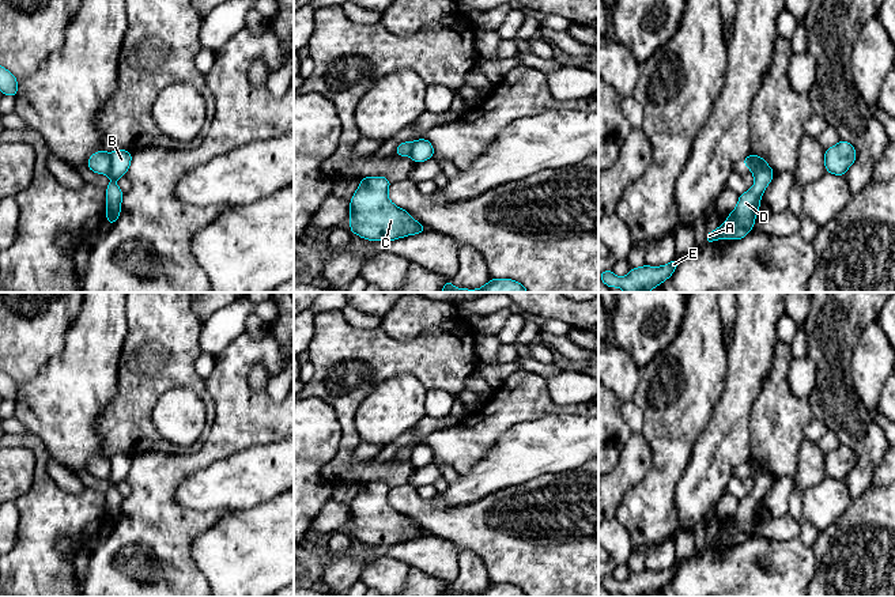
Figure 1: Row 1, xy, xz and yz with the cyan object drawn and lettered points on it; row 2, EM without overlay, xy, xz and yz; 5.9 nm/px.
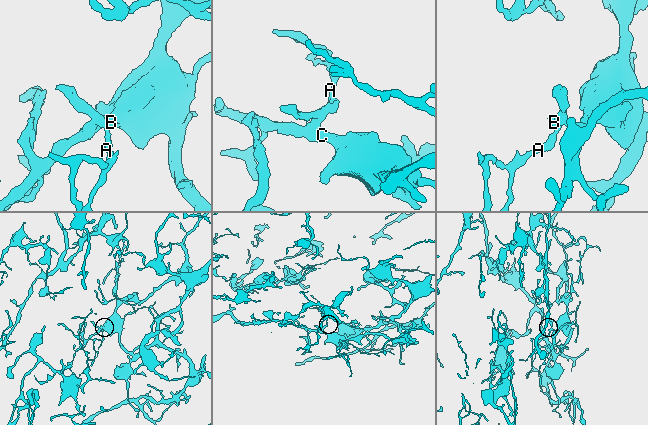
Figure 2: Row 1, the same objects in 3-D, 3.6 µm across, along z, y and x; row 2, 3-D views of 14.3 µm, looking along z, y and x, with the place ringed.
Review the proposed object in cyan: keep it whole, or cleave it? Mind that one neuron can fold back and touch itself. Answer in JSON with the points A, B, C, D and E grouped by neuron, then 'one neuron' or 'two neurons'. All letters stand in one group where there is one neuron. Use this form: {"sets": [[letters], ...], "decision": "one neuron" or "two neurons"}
{"sets": [["A", "B", "D", "E"], ["C"]], "decision": "two neurons"}

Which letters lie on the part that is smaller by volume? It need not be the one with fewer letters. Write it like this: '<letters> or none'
A, B, D, E

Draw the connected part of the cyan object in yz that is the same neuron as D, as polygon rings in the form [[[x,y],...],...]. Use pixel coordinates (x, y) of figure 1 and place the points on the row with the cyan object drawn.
[[[762,165],[751,173],[755,178],[754,186],[748,192],[739,194],[739,203],[734,211],[728,215],[725,223],[711,233],[707,231],[707,245],[715,239],[739,241],[754,228],[762,194],[771,182],[774,170],[769,165]]]

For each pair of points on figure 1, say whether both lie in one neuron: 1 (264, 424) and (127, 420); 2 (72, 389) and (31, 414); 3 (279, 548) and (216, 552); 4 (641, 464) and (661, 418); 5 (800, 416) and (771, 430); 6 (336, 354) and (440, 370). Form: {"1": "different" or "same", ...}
{"1": "different", "2": "same", "3": "same", "4": "different", "5": "same", "6": "same"}

